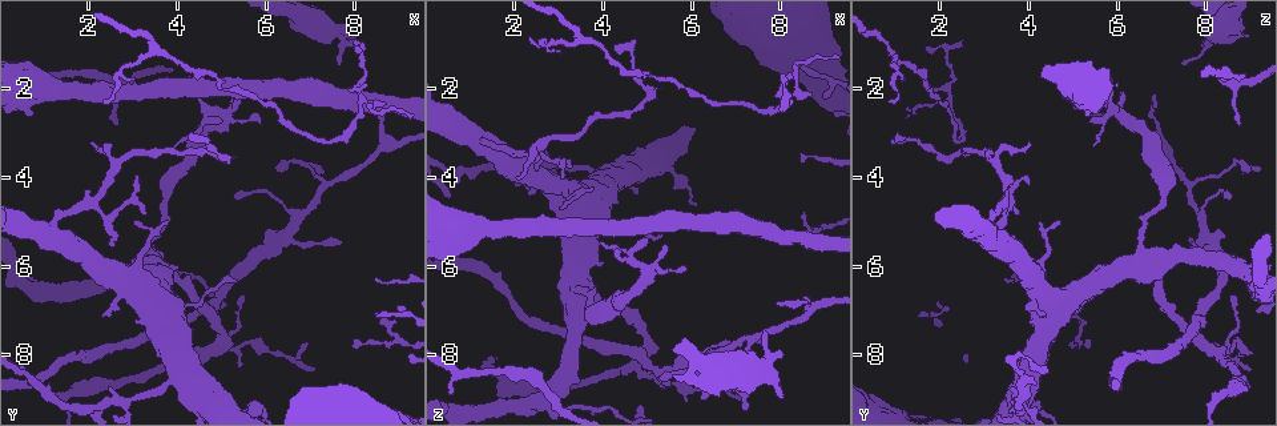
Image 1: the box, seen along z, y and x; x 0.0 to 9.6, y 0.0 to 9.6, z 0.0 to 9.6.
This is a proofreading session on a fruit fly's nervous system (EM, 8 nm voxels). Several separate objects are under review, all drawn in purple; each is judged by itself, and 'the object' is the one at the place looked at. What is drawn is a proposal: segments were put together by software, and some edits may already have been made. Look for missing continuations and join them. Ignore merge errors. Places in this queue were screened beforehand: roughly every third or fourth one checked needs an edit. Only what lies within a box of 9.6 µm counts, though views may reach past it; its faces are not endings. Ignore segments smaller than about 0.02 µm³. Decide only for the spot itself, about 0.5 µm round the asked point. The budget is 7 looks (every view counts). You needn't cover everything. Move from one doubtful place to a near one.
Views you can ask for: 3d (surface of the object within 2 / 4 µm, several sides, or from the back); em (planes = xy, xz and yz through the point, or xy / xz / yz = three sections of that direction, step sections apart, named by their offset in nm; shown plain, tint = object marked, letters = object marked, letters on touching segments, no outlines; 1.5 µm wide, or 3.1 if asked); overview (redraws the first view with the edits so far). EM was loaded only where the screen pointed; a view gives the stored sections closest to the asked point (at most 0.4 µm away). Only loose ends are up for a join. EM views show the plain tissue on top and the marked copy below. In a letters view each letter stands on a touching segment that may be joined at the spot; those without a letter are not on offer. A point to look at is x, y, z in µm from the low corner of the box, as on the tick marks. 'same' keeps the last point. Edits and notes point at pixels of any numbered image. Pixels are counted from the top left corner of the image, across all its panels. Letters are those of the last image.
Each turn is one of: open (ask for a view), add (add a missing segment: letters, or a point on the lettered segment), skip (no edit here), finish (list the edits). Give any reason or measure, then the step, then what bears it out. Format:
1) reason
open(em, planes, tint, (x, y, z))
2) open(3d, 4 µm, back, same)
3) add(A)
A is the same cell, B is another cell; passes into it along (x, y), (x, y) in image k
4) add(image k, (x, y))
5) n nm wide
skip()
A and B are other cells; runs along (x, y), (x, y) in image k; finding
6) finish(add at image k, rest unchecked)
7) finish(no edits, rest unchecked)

an open end
open(3d, 4 µm, (2.35, 7.10, 4.40))

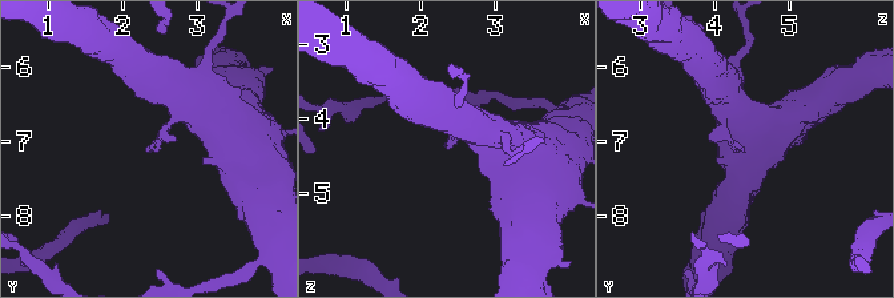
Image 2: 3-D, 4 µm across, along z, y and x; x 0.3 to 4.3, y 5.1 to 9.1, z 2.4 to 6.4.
open(em, xy, step 8, tint, (2.35, 7.10, 4.40))

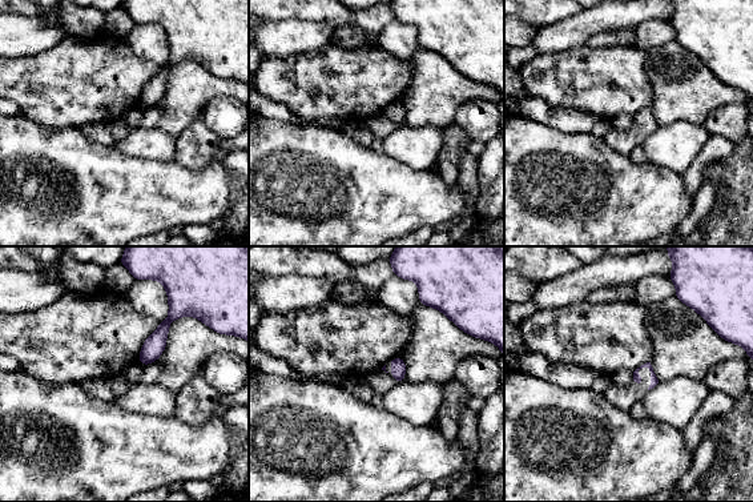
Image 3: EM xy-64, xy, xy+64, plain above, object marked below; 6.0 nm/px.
open(em, planes, letters, same)

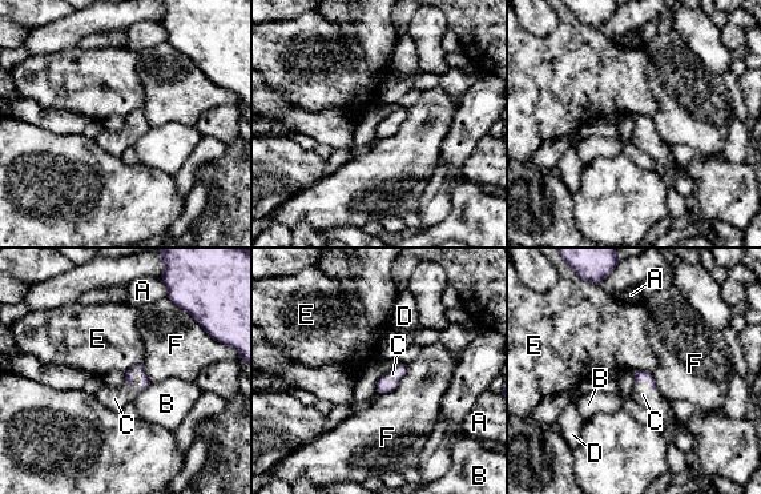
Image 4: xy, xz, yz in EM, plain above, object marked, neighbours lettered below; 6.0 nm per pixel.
skip()
A, B, C, D, E and F are other cells; border along (407, 366), (401, 382), (378, 396) in image 4; no lettered segment goes on from it

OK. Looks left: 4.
thin end
open(3d, 4 µm, (4.30, 3.00, 1.00))

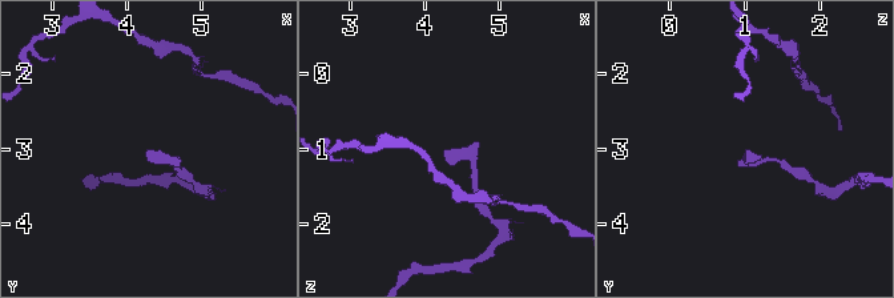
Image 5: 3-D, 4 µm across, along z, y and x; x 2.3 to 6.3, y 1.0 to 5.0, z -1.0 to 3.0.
need the tissue
open(em, planes, letters, (4.30, 3.00, 1.05))

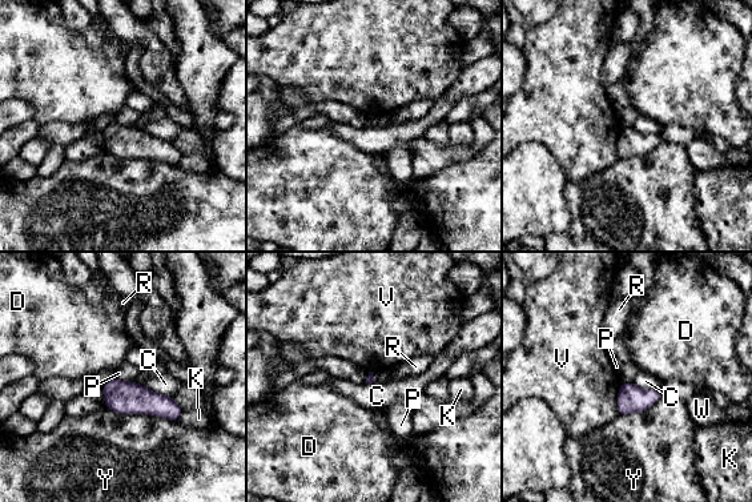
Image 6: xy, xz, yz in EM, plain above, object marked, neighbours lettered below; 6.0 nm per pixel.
Y touches over 460 nm
skip()
C, D, K, P, R, V, W and Y are other cells; border along (135, 381), (169, 396) in image 6; none of them fits

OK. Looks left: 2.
open(em, planes, letters, (8.10, 0.95, 2.50))

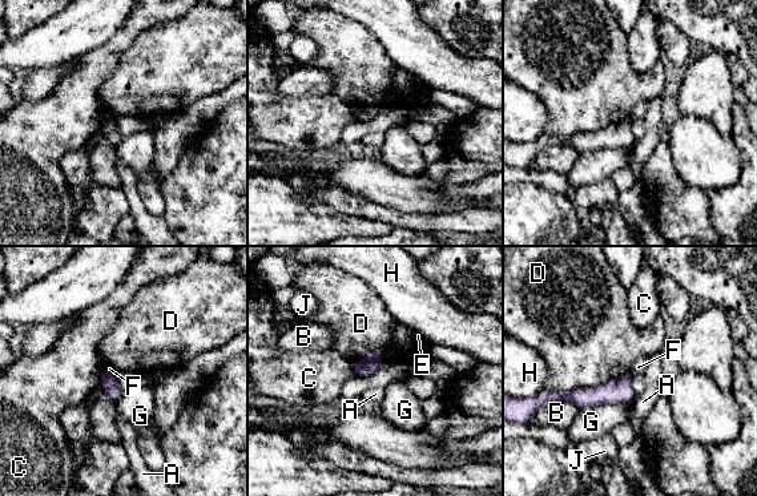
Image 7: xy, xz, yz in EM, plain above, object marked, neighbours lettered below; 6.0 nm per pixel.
skip()
A, B, C, D, E, F, G, H and J are other cells; runs along (554, 395), (631, 395) in image 7; no lettered segment goes on from it

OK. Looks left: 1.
finish(no edits, rest unchecked)

